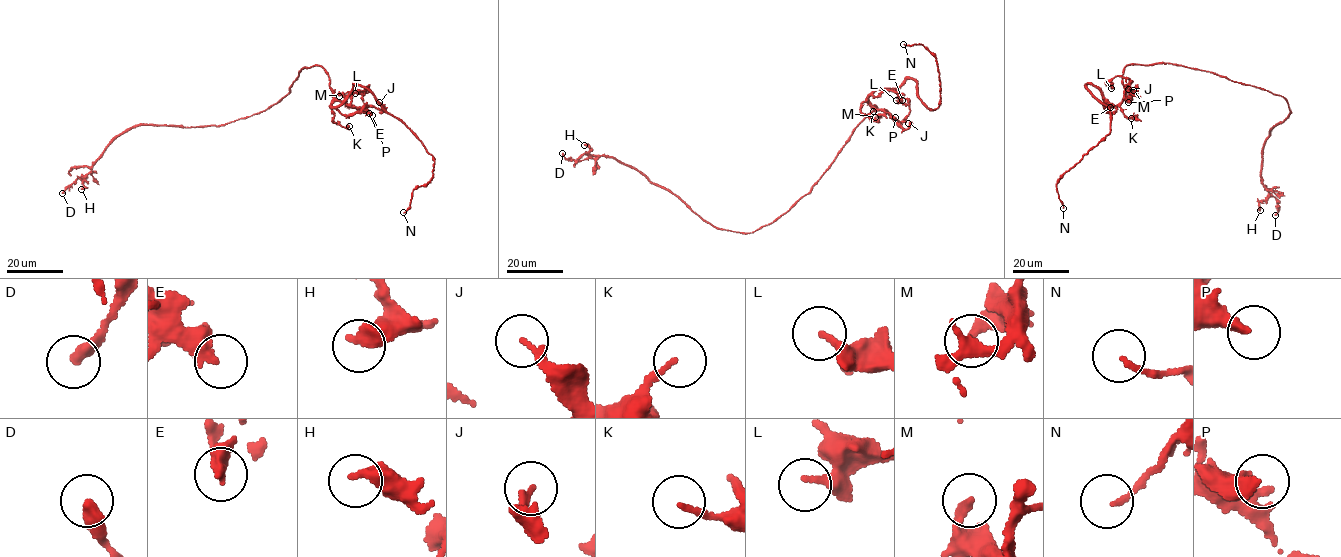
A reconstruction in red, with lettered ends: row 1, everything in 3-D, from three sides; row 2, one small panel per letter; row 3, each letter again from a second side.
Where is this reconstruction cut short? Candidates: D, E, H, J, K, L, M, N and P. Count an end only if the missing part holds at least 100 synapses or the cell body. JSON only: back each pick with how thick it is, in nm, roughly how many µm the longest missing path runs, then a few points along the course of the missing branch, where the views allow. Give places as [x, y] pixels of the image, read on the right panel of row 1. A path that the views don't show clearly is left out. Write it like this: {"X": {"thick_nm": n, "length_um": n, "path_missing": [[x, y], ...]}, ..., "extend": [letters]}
{"extend": []}

